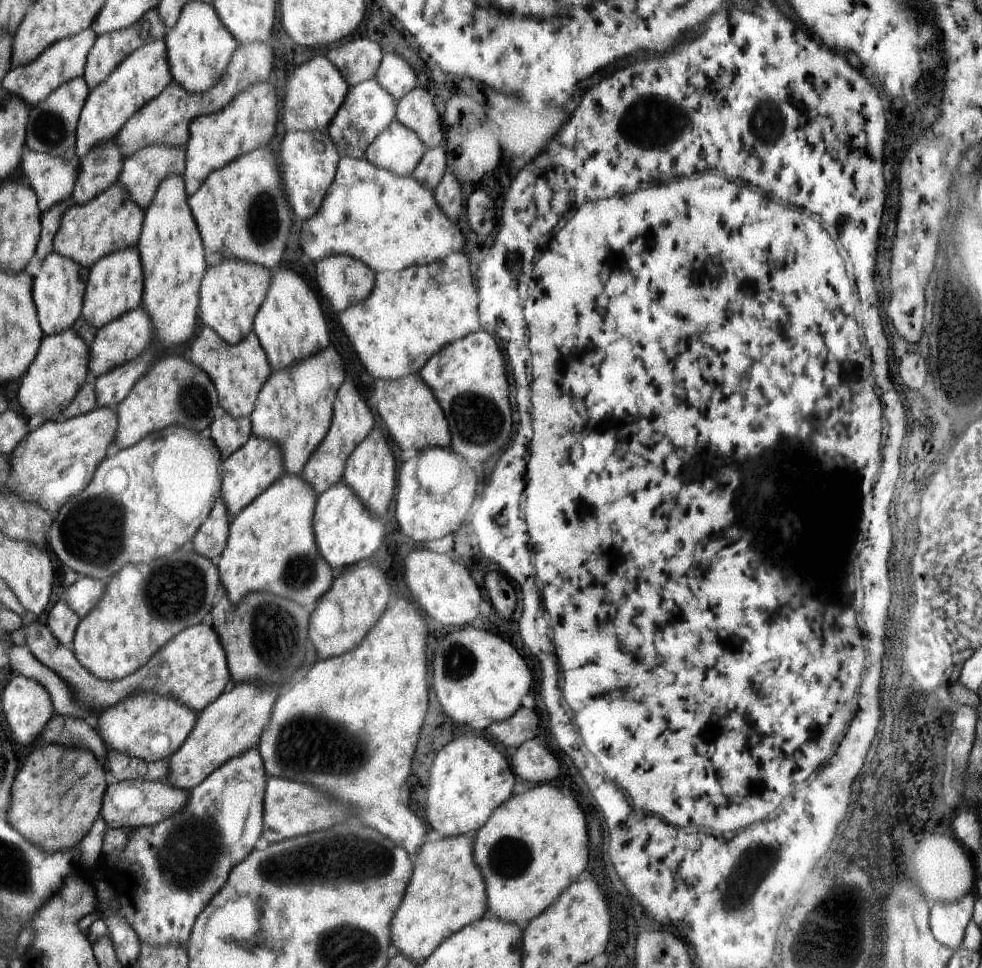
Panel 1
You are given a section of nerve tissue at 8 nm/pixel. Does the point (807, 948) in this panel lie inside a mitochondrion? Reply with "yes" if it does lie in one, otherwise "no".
yes

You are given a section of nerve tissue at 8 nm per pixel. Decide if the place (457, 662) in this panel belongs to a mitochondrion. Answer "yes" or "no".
yes

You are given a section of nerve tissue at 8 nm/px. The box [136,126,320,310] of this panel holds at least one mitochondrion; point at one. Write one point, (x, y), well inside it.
(263, 222)

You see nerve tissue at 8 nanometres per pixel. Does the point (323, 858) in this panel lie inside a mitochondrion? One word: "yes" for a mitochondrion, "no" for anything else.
yes

